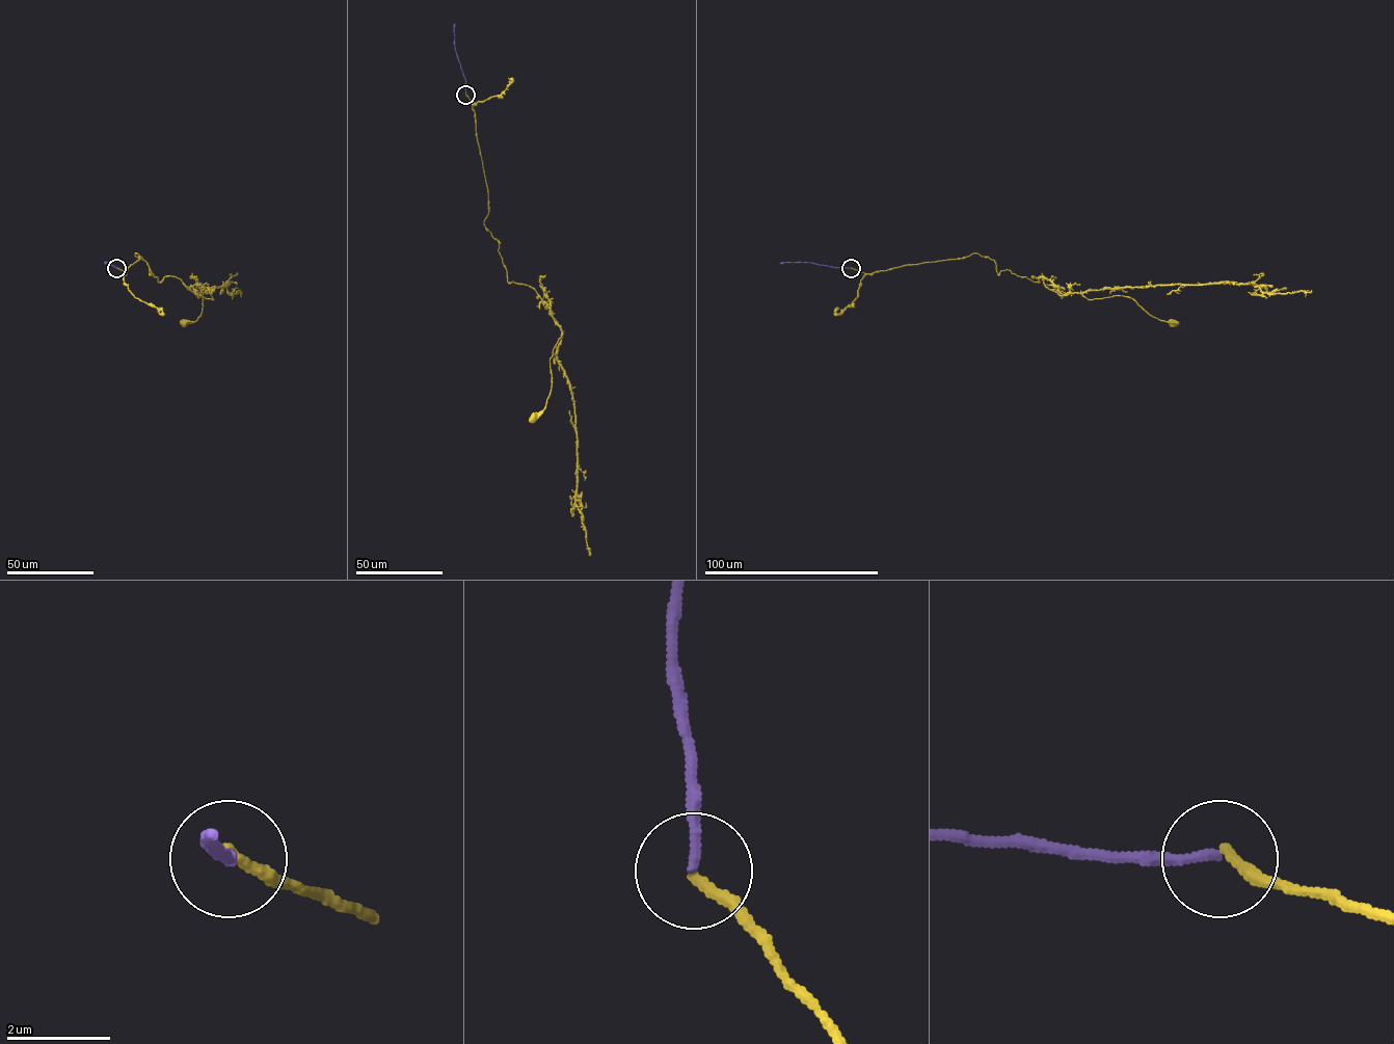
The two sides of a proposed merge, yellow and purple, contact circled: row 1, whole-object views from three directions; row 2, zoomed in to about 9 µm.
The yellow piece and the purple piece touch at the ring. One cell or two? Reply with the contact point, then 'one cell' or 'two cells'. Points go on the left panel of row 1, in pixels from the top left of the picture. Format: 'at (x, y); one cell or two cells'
at (116, 268); two cells

